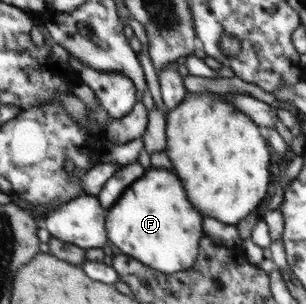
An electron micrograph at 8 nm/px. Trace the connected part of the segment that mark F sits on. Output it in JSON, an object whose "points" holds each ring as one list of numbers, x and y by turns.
{"points":[[150,167,145,170,141,178,131,183,128,189,123,191,117,203,105,212,107,238,112,246,115,245,115,249,121,249,123,254,133,257,147,267,169,274,189,269,196,263,197,255,199,255,199,241,205,236,201,229,203,217,187,201,185,189,177,177,170,169]]}

